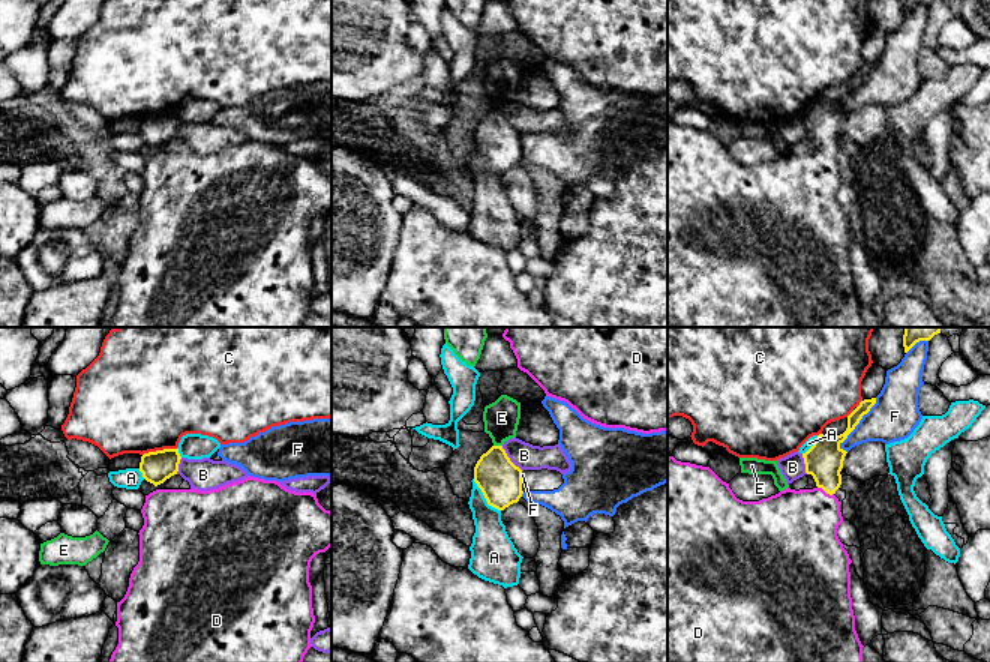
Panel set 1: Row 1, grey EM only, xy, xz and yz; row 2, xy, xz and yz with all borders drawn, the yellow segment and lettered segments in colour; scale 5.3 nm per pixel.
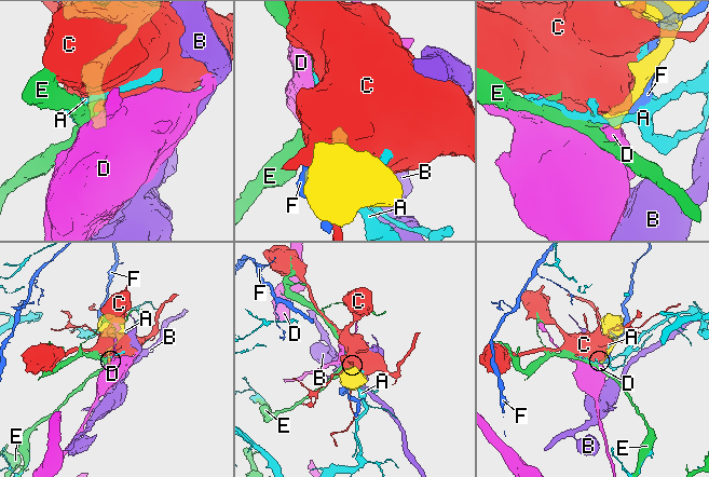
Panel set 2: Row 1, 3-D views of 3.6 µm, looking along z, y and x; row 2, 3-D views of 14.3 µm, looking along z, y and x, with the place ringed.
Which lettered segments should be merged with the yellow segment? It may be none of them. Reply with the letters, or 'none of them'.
D

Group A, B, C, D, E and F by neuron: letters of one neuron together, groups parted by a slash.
A / B / C / D / E / F

